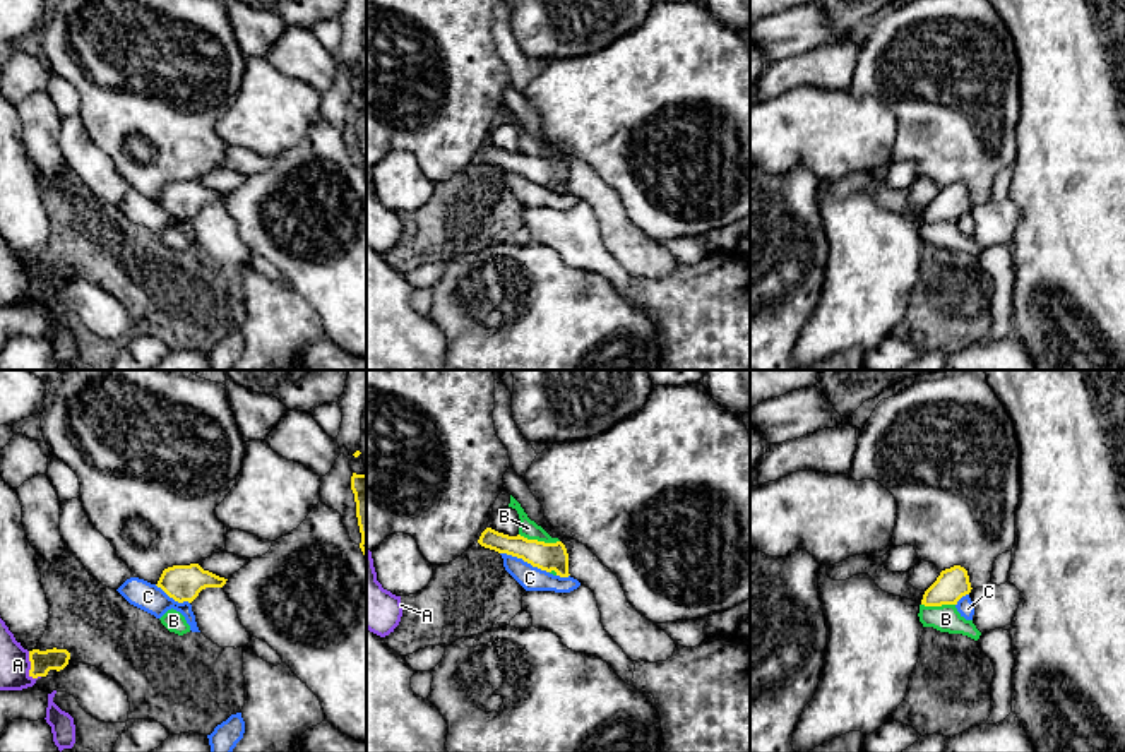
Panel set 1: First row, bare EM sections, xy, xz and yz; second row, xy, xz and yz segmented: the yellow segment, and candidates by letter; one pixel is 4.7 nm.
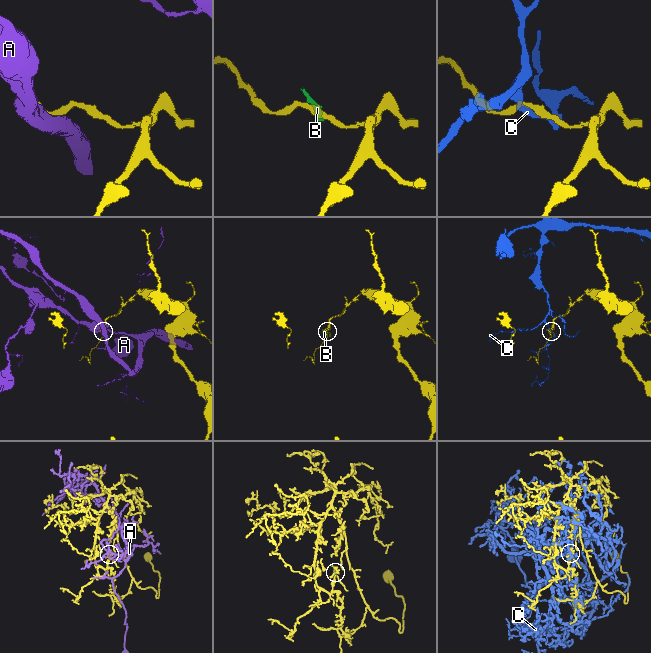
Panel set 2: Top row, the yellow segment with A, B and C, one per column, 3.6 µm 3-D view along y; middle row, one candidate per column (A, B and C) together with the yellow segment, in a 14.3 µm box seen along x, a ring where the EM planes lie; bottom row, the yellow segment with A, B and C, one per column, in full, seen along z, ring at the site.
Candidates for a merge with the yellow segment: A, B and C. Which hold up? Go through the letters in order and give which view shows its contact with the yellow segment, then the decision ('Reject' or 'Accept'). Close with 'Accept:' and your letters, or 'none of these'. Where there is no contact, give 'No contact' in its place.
A: Touches yellow in xy. Reject
B: Touches yellow in xz. Reject
C: Touches yellow in xz. Reject
Accept: none of these

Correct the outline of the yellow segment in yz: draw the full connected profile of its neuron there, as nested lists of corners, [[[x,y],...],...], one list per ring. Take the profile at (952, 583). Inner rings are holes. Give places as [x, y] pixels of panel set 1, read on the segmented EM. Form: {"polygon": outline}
{"polygon": [[[954,565],[940,572],[937,581],[925,591],[921,605],[957,605],[957,601],[969,594],[971,589],[967,570],[961,565]]]}

